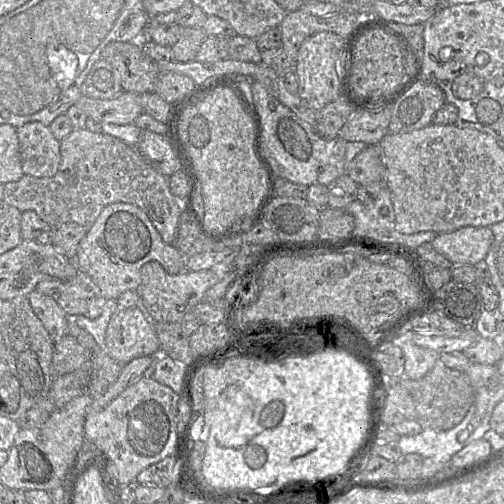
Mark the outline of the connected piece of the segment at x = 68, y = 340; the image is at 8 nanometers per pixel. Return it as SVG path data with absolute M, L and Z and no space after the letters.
M65 334L59 340L54 340L51 362L53 376L74 372L88 360L90 360L89 351L74 337Z

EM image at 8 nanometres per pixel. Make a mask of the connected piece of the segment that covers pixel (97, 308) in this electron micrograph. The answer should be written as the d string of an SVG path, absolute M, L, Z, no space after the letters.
M79 268L72 280L43 280L35 290L51 297L68 316L82 315L96 319L108 304L114 302L108 301L100 288Z

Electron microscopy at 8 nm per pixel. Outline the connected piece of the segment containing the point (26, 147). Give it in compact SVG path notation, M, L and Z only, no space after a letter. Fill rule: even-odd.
M28 122L17 128L17 135L23 173L37 178L54 176L60 165L60 141L54 137L49 126L41 122Z

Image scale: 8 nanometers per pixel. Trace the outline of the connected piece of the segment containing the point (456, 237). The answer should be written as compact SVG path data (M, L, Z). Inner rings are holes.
M464 226L437 234L431 245L453 265L483 265L493 241L490 226Z

